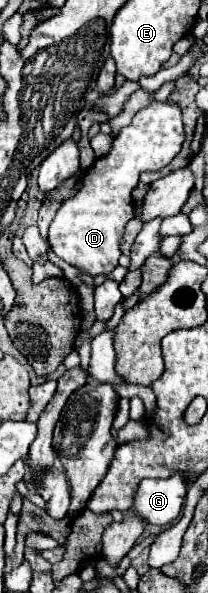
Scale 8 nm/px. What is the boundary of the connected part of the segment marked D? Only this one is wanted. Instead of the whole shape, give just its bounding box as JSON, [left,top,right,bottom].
[49,101,184,277]

